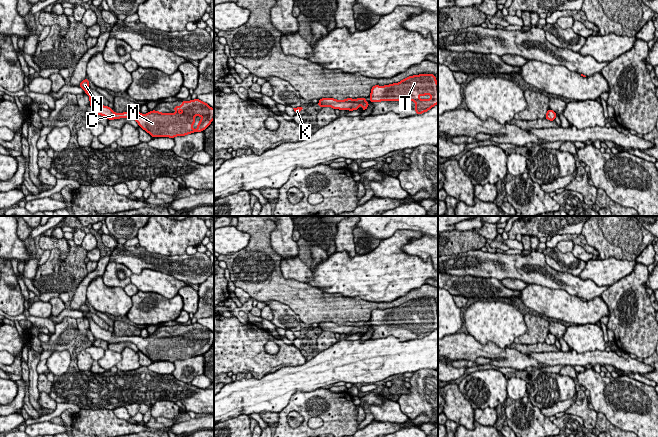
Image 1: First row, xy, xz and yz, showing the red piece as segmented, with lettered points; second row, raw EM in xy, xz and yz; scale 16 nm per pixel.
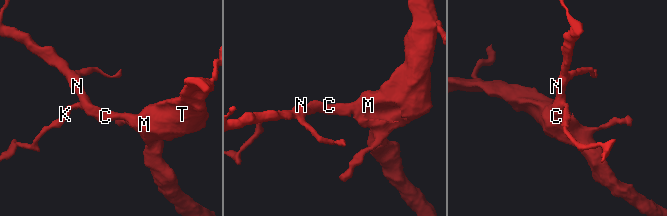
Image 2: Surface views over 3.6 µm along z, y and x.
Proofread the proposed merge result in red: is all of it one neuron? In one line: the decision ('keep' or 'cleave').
keep

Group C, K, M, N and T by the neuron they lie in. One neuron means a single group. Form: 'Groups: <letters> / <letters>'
Groups: C K M N T

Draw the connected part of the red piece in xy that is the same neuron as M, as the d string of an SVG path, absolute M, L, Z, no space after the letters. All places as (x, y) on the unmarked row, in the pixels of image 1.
M84 303L79 311L89 320L90 331L96 339L106 341L108 344L131 342L134 343L139 351L155 361L185 360L195 356L204 355L214 343L214 333L207 327L194 323L181 325L181 330L175 330L175 337L161 337L152 334L146 338L140 336L116 337L112 332L99 327L89 316L89 305Z

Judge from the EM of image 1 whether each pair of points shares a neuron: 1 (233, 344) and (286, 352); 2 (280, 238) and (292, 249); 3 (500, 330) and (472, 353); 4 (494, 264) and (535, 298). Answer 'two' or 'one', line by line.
1: one
2: one
3: two
4: two

